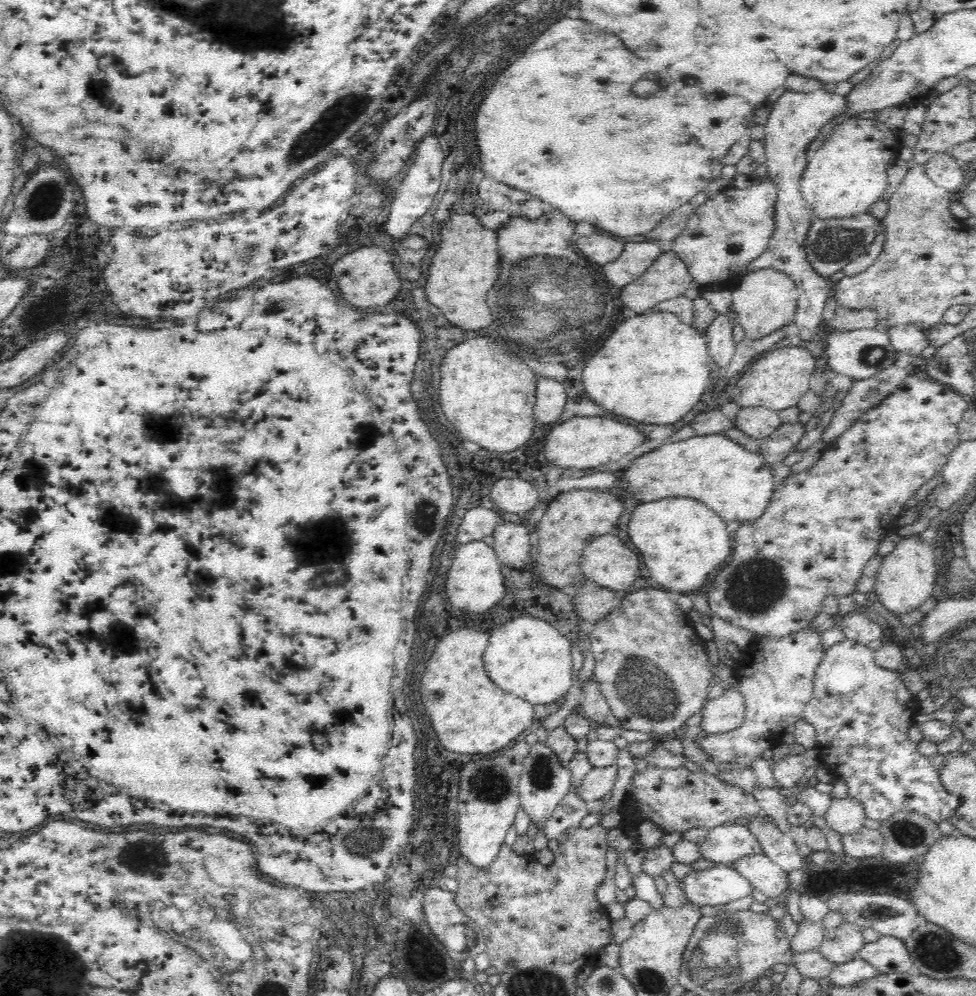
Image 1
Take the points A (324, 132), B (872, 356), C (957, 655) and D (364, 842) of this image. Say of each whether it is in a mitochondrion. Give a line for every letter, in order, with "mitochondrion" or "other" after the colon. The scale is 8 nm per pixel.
A: mitochondrion
B: mitochondrion
C: mitochondrion
D: mitochondrion

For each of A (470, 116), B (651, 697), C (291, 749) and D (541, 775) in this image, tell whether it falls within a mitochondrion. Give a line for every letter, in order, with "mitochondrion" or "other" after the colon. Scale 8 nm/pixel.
A: other
B: mitochondrion
C: other
D: mitochondrion

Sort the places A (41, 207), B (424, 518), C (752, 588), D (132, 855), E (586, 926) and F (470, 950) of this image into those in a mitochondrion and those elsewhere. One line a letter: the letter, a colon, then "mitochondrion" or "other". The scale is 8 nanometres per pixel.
A: mitochondrion
B: mitochondrion
C: mitochondrion
D: mitochondrion
E: other
F: other

